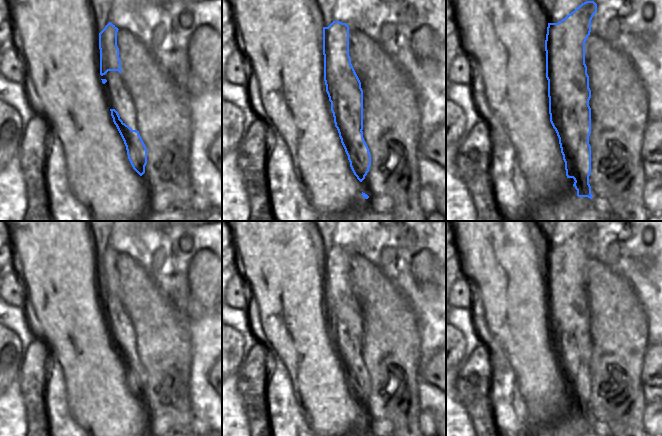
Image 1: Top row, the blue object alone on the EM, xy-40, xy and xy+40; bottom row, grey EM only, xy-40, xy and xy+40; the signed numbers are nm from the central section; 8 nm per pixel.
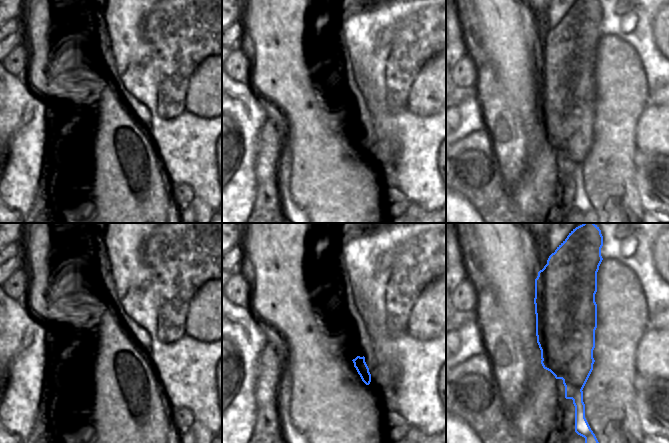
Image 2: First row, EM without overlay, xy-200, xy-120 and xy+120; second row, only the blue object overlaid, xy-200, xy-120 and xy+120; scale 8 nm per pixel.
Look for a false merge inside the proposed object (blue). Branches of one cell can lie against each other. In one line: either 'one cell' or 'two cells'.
two cells

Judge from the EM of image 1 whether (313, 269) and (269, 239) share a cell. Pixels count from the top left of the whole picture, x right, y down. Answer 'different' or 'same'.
same

